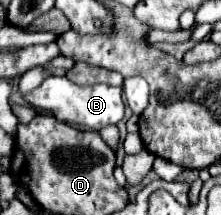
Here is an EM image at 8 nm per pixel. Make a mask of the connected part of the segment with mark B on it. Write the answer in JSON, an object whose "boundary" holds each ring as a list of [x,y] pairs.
{"boundary":[[[46,77],[40,87],[30,93],[24,93],[22,99],[42,111],[50,111],[56,121],[68,123],[78,129],[86,131],[100,131],[108,125],[116,125],[124,117],[124,101],[122,101],[122,87],[112,87],[106,83],[96,85],[76,85],[66,77]]]}

